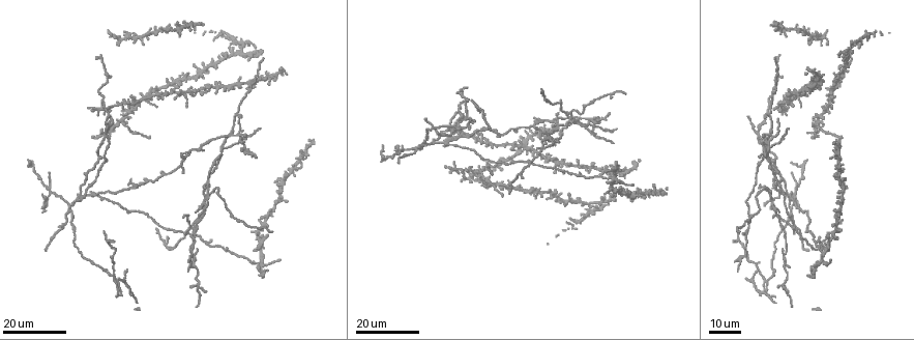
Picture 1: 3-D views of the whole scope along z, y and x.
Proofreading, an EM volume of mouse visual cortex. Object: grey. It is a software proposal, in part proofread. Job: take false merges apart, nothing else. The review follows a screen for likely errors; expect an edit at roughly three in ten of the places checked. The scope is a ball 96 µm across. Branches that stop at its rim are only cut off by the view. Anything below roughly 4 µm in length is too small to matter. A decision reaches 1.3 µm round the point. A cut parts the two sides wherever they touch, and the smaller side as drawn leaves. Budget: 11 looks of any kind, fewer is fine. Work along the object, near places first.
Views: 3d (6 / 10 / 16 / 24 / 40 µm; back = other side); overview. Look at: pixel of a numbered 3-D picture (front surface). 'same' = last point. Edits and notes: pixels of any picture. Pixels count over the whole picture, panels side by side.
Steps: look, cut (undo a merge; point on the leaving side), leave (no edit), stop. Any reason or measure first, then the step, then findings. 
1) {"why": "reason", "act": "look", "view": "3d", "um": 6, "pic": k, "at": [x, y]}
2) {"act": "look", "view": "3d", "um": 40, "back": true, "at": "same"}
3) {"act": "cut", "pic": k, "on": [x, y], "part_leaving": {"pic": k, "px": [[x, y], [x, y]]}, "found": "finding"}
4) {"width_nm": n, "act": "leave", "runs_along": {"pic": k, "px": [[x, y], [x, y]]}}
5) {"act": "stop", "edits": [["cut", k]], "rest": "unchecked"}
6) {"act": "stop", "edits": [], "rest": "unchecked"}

{"act": "look", "view": "3d", "um": 24, "pic": 1, "at": [121, 120]}

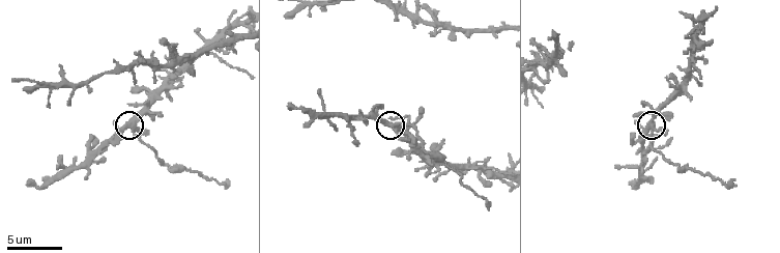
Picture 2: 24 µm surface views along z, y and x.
{"act": "look", "view": "3d", "um": 10, "pic": 2, "at": [389, 125]}

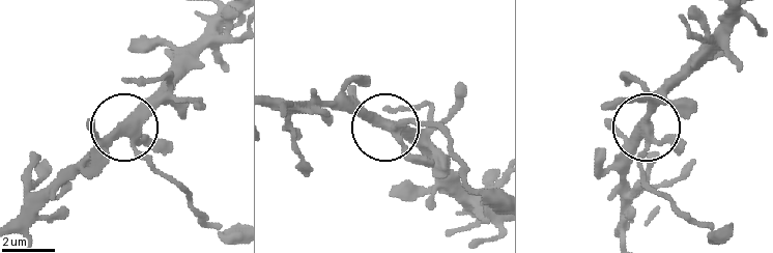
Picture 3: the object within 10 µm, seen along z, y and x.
{"arms": 4, "act": "cut", "pic": 3, "on": [168, 175], "part_leaving": {"pic": 3, "px": [[135, 153], [179, 180], [193, 207], [233, 234]]}, "found": "a second cell is stuck on"}

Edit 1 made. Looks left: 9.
{"act": "look", "view": "overview"}

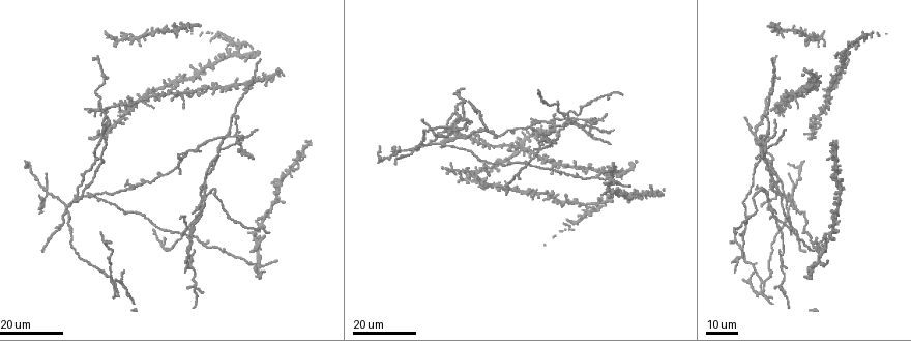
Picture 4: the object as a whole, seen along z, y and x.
{"act": "look", "view": "3d", "um": 24, "pic": 4, "at": [109, 107]}

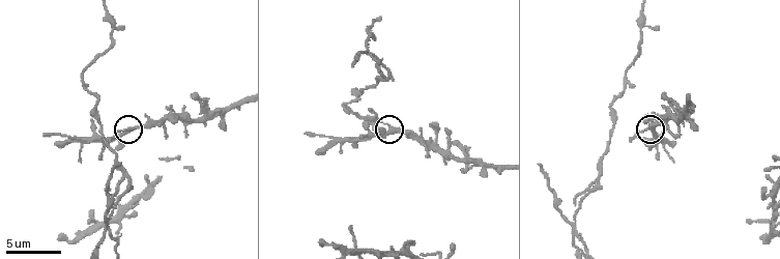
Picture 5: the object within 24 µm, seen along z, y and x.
{"act": "look", "view": "3d", "um": 6, "pic": 5, "at": [652, 130]}

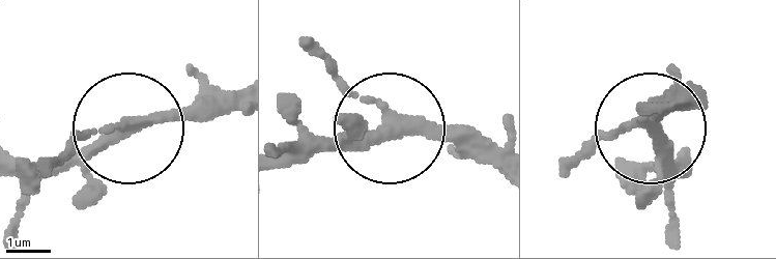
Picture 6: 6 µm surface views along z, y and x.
{"why": "other side", "act": "look", "view": "3d", "um": 6, "back": true, "pic": 6, "at": [654, 129]}

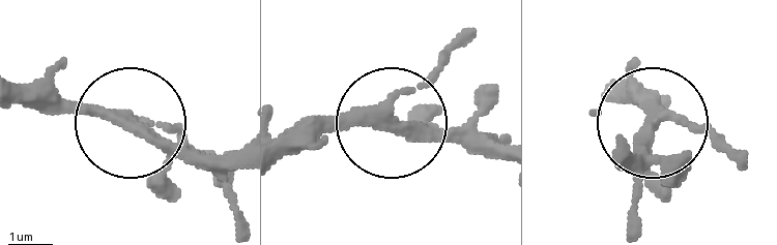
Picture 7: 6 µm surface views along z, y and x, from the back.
{"arms": 3, "act": "leave", "found": "continuous, no second cell"}

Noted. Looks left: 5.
{"why": "two arms at a narrow angle", "act": "look", "view": "3d", "um": 16, "pic": 4, "at": [116, 39]}

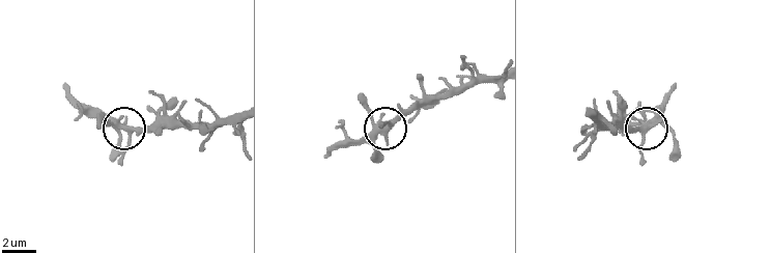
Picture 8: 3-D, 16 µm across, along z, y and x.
{"act": "look", "view": "3d", "um": 10, "pic": 8, "at": [649, 124]}

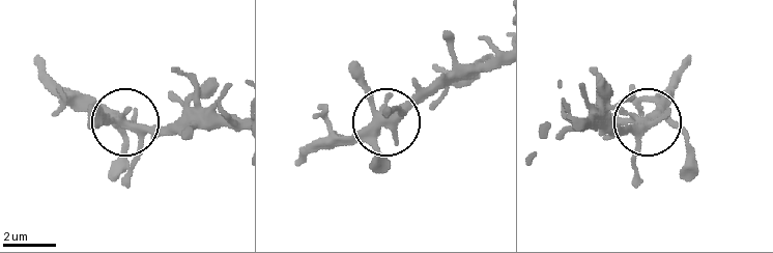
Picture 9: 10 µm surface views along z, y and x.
{"arms": 5, "act": "leave", "found": "all the same cell"}

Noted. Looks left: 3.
{"why": "four arms meet", "act": "look", "view": "3d", "um": 24, "pic": 4, "at": [201, 206]}

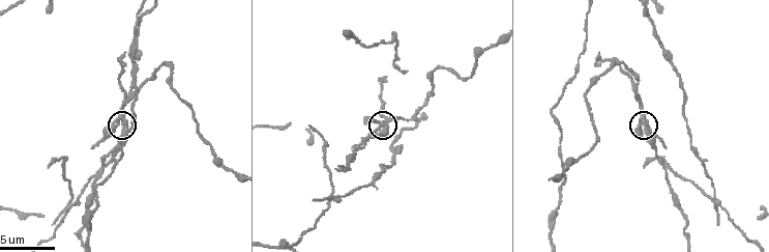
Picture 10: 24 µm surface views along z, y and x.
{"act": "look", "view": "3d", "um": 6, "pic": 10, "at": [120, 117]}

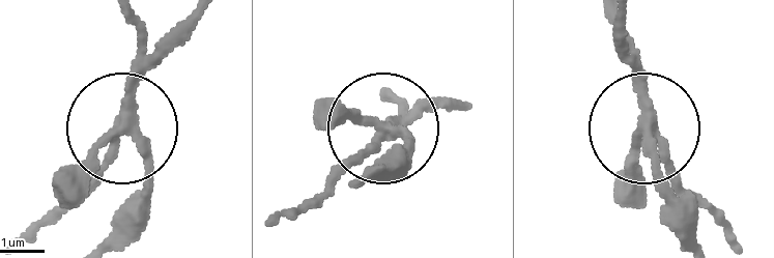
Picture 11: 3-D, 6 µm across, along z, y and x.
{"act": "look", "view": "3d", "um": 6, "back": true, "pic": 11, "at": [648, 127]}

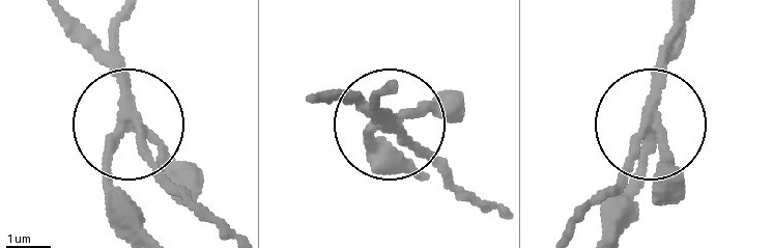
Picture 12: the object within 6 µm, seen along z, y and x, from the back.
{"act": "cut", "pic": 12, "on": [162, 147], "part_leaving": {"pic": 12, "px": [[119, 98], [109, 172], [131, 228]]}, "found": "two cells meet here"}

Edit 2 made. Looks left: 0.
{"act": "stop", "edits": [["cut", 3], ["cut", 12]], "rest": "unchecked"}

